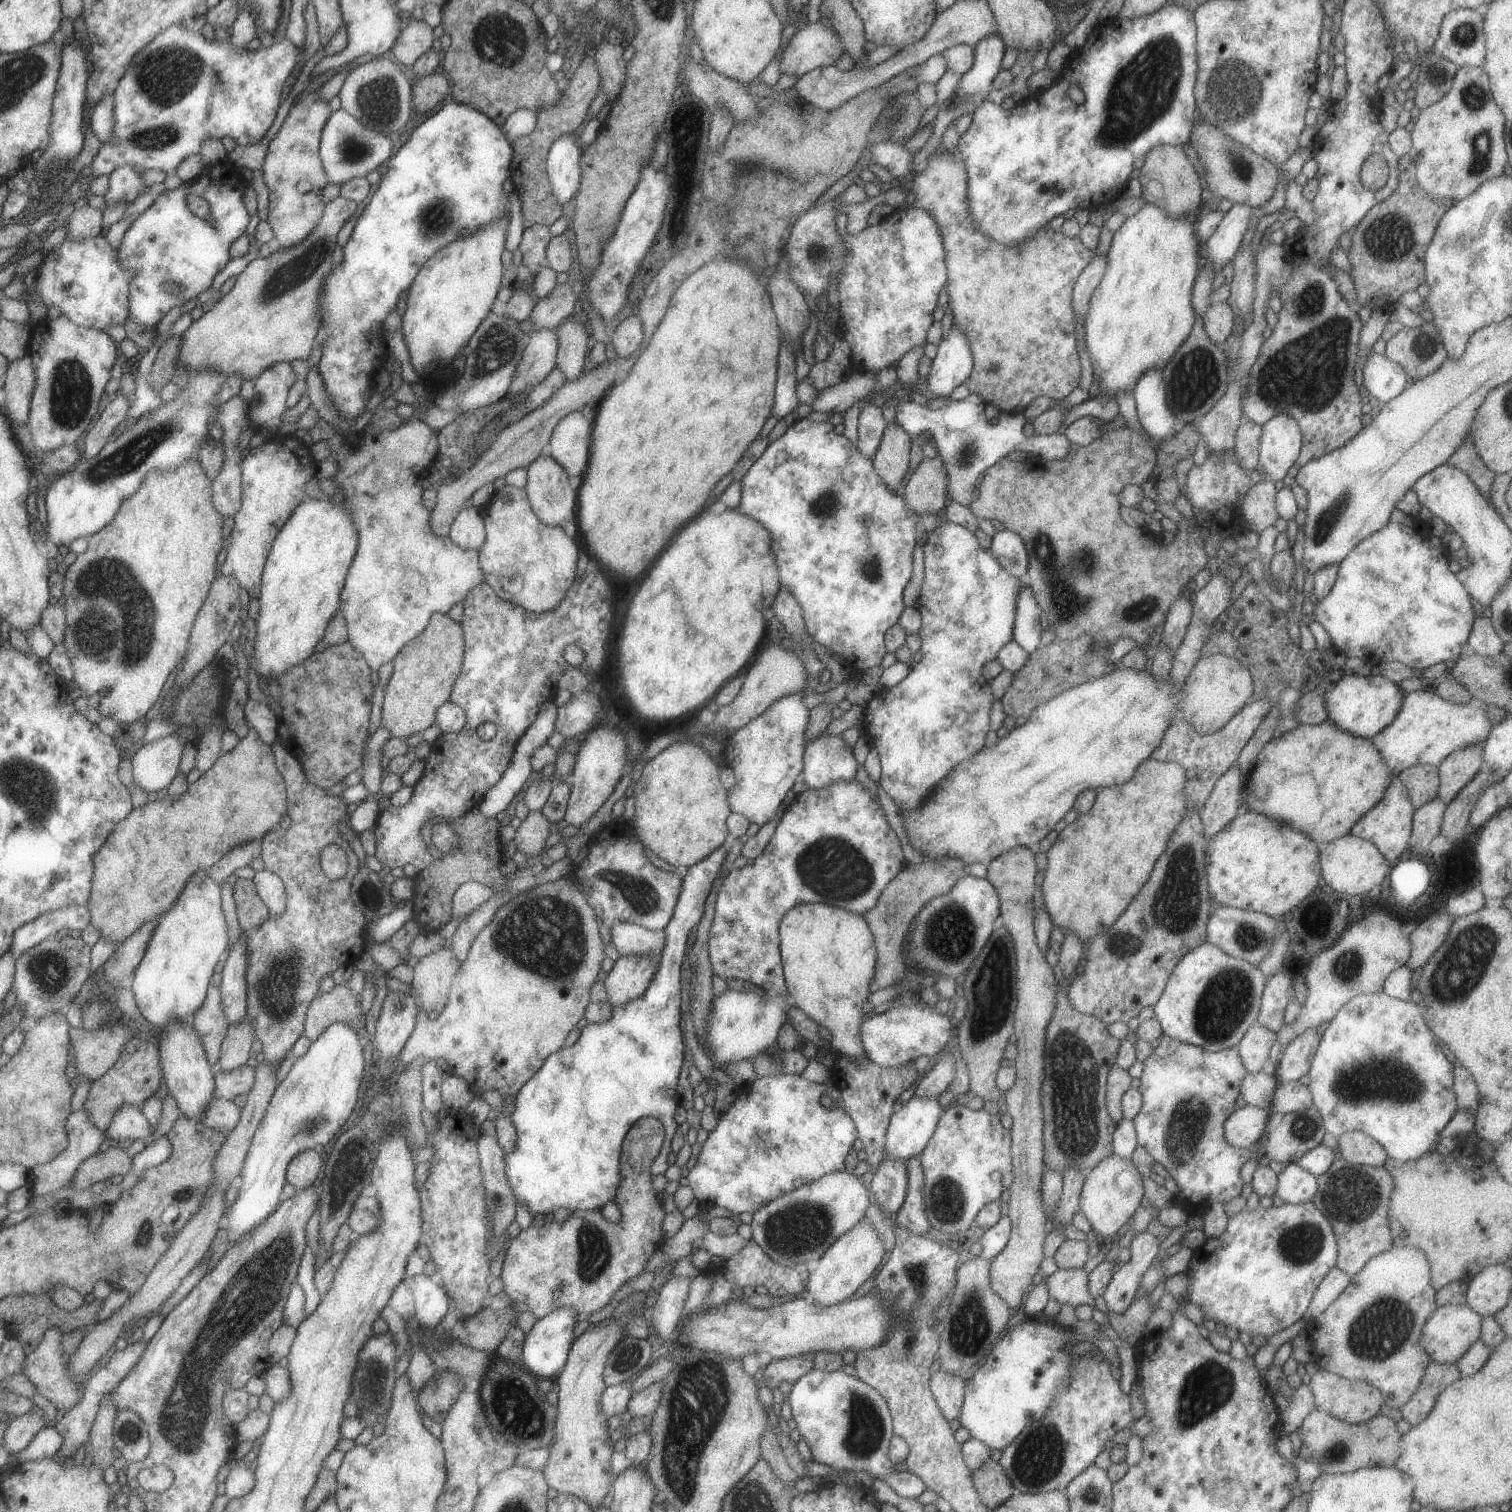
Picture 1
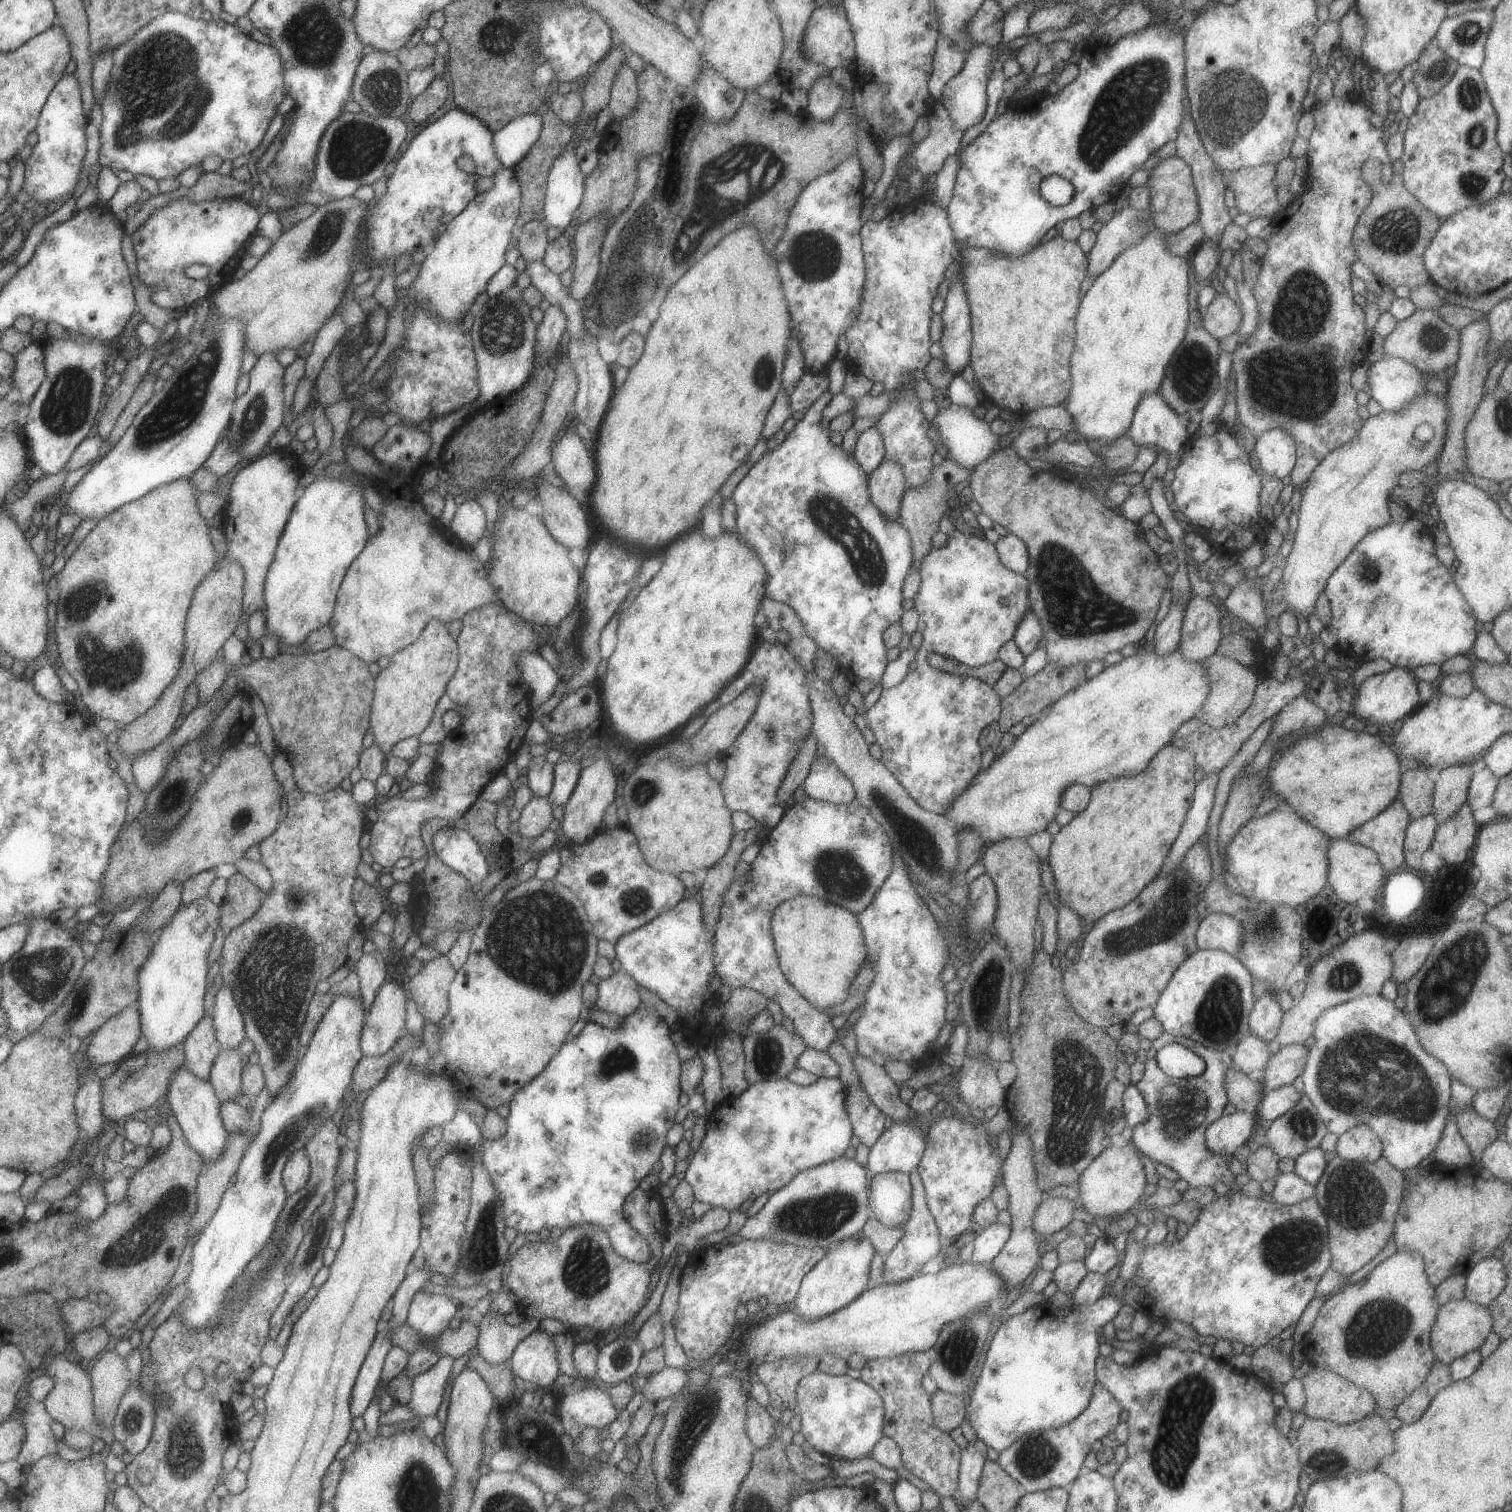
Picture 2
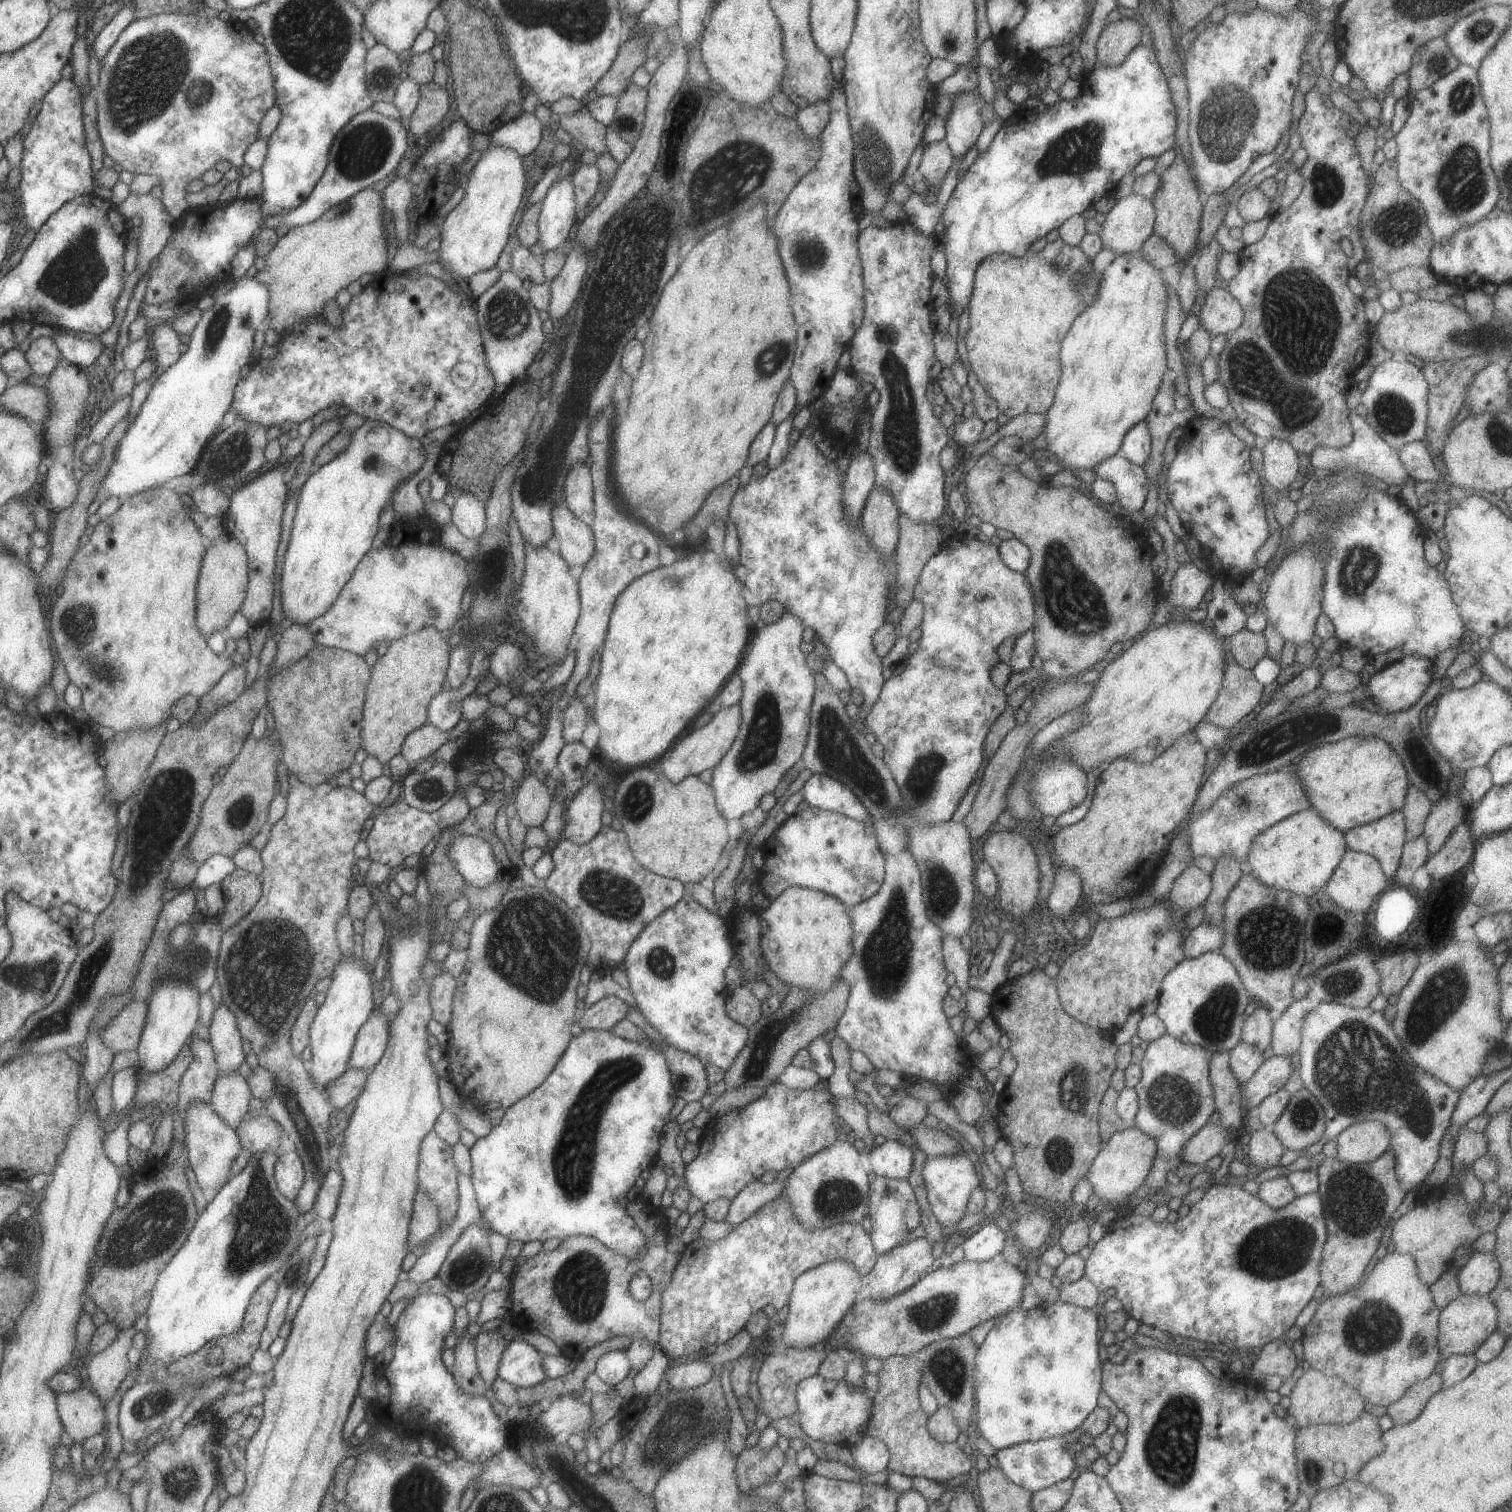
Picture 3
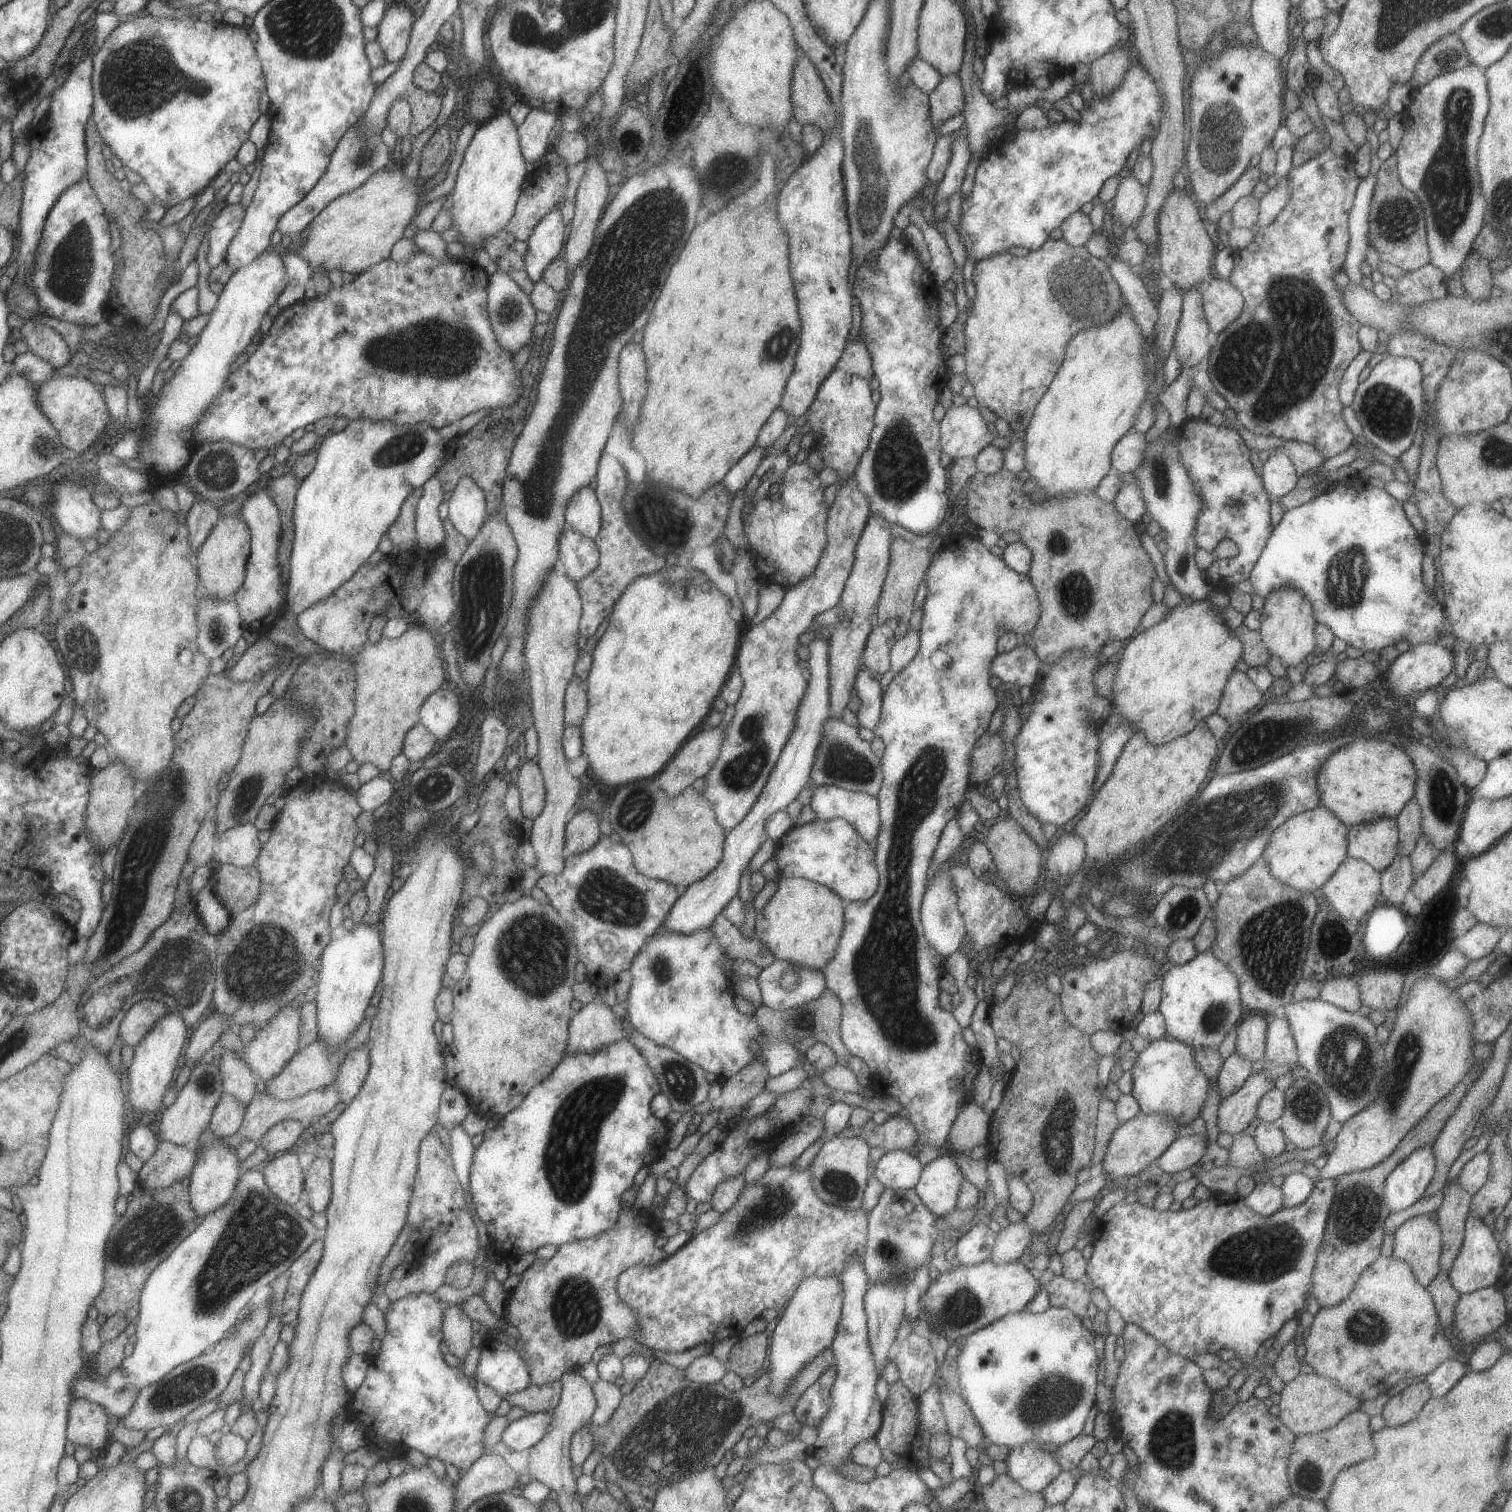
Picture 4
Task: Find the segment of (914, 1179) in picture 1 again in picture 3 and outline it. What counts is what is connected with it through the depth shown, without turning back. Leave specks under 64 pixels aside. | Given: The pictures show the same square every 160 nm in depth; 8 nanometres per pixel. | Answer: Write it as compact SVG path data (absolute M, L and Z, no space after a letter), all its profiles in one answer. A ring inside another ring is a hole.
M924 1237L900 1244L886 1254L880 1255L872 1271L868 1275L862 1276L865 1294L872 1300L888 1300L896 1294L906 1292L908 1288L912 1288L918 1280L921 1280L930 1271L935 1261L932 1250L933 1244L930 1244Z

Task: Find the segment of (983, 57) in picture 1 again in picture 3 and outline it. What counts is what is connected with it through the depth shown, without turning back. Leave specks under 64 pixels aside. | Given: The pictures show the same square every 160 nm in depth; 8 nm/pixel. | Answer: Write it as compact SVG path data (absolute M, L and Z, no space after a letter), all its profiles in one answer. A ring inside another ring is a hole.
M972 91L956 93L952 112L946 122L945 139L953 158L965 156L984 128L978 98Z

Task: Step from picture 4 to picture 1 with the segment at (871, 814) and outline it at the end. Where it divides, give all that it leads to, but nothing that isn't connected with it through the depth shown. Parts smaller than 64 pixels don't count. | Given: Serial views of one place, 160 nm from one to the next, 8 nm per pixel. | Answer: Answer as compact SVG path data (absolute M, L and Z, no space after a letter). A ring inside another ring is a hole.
M826 731L805 744L803 760L801 778L812 790L832 786L834 782L850 782L856 778L860 766L842 737L830 736Z

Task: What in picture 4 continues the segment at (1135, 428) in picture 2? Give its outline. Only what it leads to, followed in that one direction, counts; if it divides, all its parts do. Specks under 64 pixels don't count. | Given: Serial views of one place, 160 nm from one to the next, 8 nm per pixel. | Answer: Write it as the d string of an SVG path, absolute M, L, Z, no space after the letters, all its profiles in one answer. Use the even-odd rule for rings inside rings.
M1131 429L1116 444L1111 457L1111 468L1119 474L1134 473L1134 470L1142 464L1144 450L1146 450L1146 438L1144 434Z

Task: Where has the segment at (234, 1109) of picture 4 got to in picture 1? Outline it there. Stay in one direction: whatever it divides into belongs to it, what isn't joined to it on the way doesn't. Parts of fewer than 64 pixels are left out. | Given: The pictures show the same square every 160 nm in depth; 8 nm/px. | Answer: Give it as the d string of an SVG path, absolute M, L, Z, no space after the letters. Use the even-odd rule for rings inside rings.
M246 1017L246 1020L242 1020L240 1024L232 1024L220 1050L216 1069L234 1071L242 1065L247 1065L254 1040L256 1040L254 1024L250 1022L250 1018Z

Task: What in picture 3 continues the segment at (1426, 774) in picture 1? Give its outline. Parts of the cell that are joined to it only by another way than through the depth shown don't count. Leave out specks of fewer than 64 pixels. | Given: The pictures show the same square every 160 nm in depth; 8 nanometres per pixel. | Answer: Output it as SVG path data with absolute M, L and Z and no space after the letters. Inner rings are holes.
M1410 785L1407 790L1402 812L1405 816L1406 836L1408 839L1414 839L1423 835L1426 820L1433 806L1422 790L1418 790L1416 786Z

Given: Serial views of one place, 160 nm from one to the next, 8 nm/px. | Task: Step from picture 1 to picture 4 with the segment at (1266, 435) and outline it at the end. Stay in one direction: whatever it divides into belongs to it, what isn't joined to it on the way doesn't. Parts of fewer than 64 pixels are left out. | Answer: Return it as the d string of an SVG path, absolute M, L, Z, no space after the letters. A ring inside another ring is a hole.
M1282 449L1271 451L1271 456L1263 464L1261 476L1265 490L1272 498L1282 498L1296 489L1300 478L1294 464Z

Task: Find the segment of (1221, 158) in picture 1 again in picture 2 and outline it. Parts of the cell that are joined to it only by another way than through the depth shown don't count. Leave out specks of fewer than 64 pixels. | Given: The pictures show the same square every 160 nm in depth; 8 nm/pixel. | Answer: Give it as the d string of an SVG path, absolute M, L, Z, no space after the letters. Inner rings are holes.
M1277 164L1240 168L1224 176L1226 186L1236 197L1235 207L1253 218L1274 219L1282 207L1277 198L1274 176Z

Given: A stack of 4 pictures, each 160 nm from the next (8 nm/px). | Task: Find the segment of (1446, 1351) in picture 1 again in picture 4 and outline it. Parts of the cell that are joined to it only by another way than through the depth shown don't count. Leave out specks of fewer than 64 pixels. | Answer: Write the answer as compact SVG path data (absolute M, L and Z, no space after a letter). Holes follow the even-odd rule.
M1495 1286L1461 1294L1454 1308L1454 1334L1464 1344L1482 1343L1482 1340L1506 1323L1506 1300Z

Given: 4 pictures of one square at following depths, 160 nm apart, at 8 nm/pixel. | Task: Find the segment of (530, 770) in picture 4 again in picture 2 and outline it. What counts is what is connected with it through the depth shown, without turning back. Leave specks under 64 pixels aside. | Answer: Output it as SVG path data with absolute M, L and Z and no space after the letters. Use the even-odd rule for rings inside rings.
M534 794L521 812L517 822L520 824L519 834L524 838L537 838L552 825L553 807L547 797Z

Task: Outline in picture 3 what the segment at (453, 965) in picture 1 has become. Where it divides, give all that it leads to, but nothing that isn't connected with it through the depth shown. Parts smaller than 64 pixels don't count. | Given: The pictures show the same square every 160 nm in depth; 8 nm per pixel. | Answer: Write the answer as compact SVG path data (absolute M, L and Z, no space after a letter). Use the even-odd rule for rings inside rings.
M443 971L430 981L430 1006L432 1006L432 1019L444 1027L449 1027L453 1012L454 990L457 979Z

